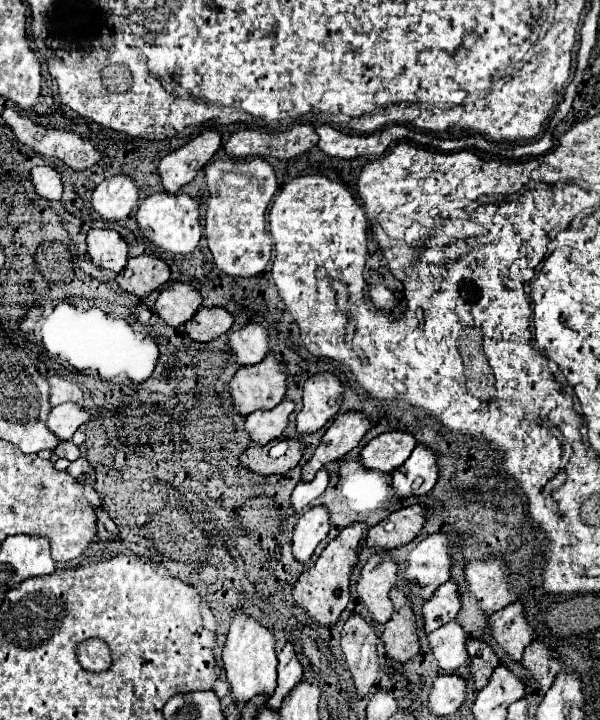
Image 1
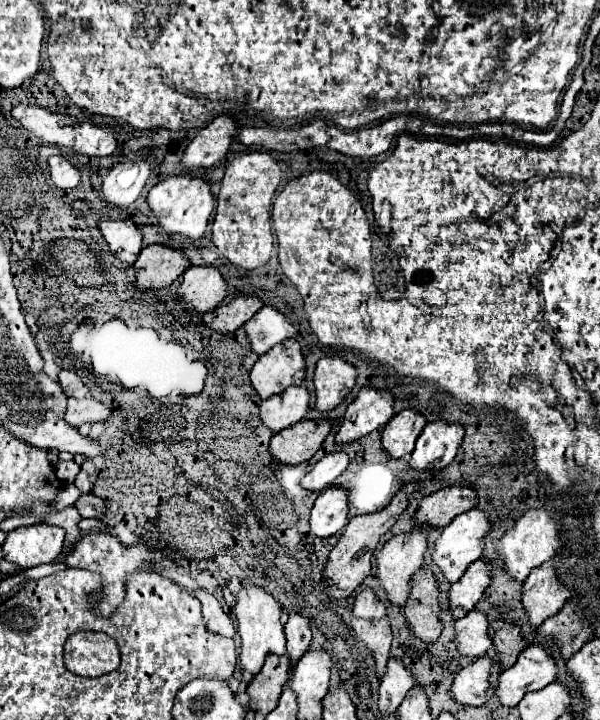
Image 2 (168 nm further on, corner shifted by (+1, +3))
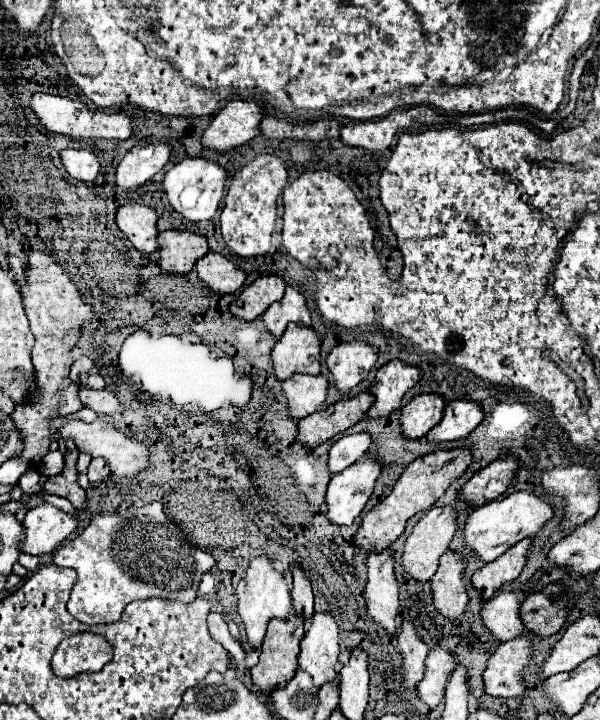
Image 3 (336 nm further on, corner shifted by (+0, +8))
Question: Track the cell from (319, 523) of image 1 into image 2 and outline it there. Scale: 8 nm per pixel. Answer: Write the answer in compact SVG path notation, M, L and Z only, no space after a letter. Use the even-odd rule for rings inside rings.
M342 485L328 487L312 507L310 531L318 537L330 537L348 523L348 491Z

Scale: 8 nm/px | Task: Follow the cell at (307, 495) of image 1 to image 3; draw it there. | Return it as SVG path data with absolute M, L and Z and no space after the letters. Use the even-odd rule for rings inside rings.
M361 432L353 436L341 436L331 448L329 448L329 472L339 474L357 460L361 460L371 444L371 436Z

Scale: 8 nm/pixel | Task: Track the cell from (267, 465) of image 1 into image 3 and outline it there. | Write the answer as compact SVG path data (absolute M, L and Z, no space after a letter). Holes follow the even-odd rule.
M363 392L351 400L339 400L321 412L313 412L311 416L305 416L297 422L297 440L307 448L315 448L363 420L371 404L373 396Z

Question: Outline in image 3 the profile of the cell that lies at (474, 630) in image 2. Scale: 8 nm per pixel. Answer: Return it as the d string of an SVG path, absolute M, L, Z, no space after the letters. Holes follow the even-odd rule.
M501 592L499 596L487 600L481 608L483 626L497 642L507 642L517 638L523 632L519 620L519 604L523 596L515 592Z

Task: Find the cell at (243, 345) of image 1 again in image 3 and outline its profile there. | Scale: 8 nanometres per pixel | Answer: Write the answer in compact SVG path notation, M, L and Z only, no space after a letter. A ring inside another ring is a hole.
M291 286L285 290L285 296L279 302L273 302L261 314L261 320L265 322L267 332L273 334L275 338L279 338L283 334L283 330L287 328L289 322L311 326L311 314L305 306L305 298Z

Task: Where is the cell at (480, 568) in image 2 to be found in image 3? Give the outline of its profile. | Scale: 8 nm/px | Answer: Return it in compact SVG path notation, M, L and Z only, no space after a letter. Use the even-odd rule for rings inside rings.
M525 538L525 540L517 542L515 546L511 546L497 560L493 560L493 562L485 564L483 568L479 568L471 576L473 588L479 590L485 600L493 598L497 588L501 588L505 582L515 580L521 574L521 570L525 566L525 556L527 556L529 544L531 544L531 538Z

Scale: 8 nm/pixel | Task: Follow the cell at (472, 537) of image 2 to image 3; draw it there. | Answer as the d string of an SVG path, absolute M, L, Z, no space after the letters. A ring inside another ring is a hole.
M513 492L505 496L505 500L491 500L489 504L473 510L465 520L463 542L481 562L493 562L497 556L501 556L507 548L511 548L519 540L533 536L551 516L553 508L543 498L529 492Z

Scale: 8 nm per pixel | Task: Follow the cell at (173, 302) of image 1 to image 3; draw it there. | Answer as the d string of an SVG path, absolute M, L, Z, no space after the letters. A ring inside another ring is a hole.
M209 252L197 260L195 272L197 272L199 280L217 294L233 294L245 282L243 270L239 270L225 256L213 254L213 252Z

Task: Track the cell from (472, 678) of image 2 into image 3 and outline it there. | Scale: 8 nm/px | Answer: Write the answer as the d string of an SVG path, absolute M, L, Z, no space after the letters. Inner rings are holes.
M513 638L499 644L491 654L483 672L483 690L489 696L521 696L527 686L521 682L523 668L527 666L531 642L527 638Z

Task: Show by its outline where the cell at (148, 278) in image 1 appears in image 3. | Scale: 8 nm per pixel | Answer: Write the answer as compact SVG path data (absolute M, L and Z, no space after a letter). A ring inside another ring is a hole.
M167 230L157 236L159 248L149 254L151 262L155 262L161 270L173 274L187 274L193 270L195 262L209 252L207 240L199 234Z

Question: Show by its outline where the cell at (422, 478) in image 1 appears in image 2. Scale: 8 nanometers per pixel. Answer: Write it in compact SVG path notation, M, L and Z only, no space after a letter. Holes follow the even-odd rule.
M432 421L424 427L416 441L416 449L410 455L410 465L418 471L426 469L444 469L458 453L458 447L464 439L462 423Z

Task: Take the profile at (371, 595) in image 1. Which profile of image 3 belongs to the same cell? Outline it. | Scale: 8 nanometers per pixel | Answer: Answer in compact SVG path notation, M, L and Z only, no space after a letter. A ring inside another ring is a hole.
M433 506L431 510L427 510L421 516L421 520L415 524L415 528L411 530L407 540L405 540L403 554L401 554L403 572L415 582L427 582L435 574L437 560L447 550L455 530L457 530L457 526L455 526L455 510L451 506L443 506L443 508Z

